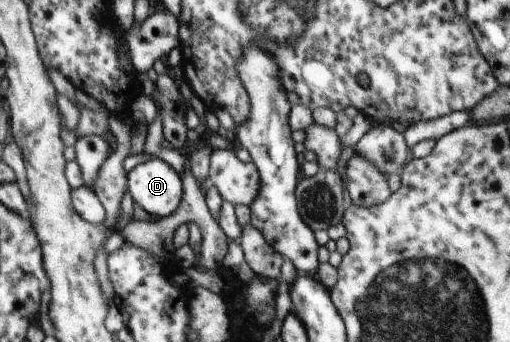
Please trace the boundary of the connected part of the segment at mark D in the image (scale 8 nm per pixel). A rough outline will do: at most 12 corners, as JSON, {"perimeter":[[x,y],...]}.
{"perimeter":[[152,158],[128,172],[128,193],[150,215],[179,207],[181,176]]}

